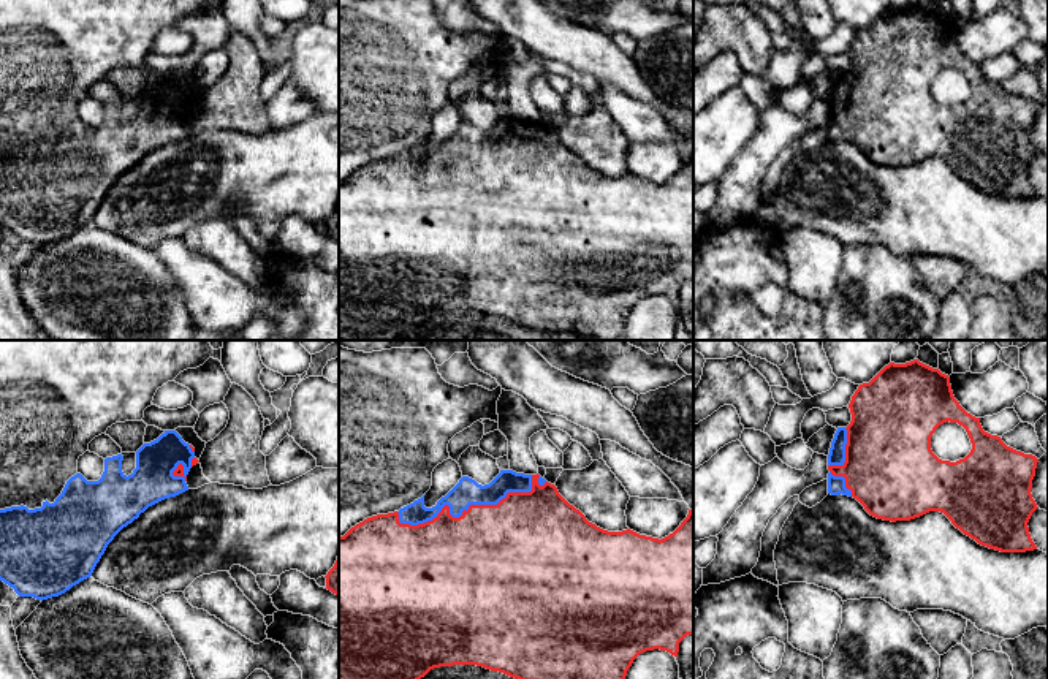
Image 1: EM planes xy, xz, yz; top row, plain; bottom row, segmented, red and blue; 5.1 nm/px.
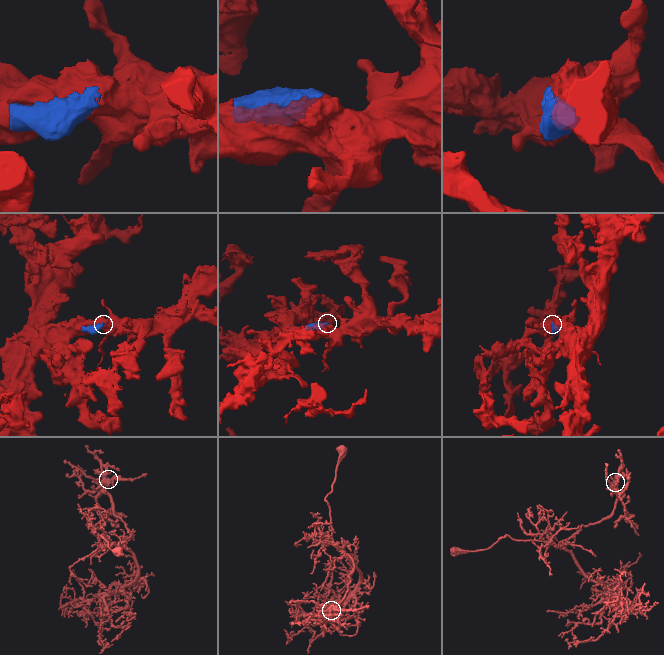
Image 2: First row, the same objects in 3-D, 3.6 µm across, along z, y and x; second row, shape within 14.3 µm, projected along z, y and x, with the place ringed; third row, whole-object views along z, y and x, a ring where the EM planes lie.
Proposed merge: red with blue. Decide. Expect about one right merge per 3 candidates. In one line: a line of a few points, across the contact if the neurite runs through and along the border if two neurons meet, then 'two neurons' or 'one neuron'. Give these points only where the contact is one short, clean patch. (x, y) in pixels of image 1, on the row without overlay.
one neuron

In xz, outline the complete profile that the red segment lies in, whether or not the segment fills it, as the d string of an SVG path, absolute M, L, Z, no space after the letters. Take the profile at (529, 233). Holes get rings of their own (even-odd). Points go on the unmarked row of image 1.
M500 116L484 131L462 122L432 154L424 152L423 141L399 157L367 163L339 182L339 340L401 340L431 315L453 310L477 310L537 331L570 331L597 340L617 340L640 299L660 294L678 302L679 288L687 280L693 280L693 154L681 171L662 185L630 174L608 177L589 168L538 119Z

